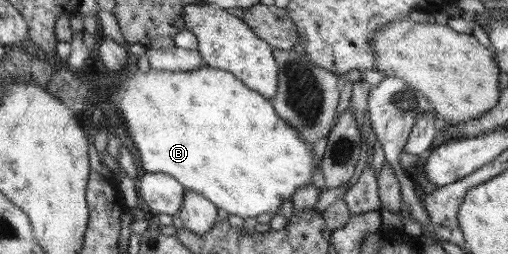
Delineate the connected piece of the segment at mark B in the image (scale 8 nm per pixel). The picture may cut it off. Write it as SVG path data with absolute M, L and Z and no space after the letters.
M132 63L109 91L111 103L124 118L130 139L140 151L144 171L171 175L185 189L200 193L230 215L242 219L264 213L276 215L280 205L290 201L300 187L312 185L312 175L321 169L321 160L314 158L312 146L280 118L270 99L223 69L202 65L194 71L174 72L150 67L150 71L142 73Z

